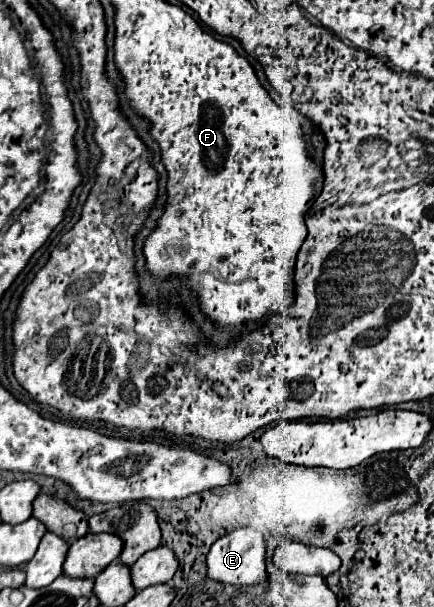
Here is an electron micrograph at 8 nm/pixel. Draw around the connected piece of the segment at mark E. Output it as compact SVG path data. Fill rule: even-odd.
M235 528L233 532L221 536L209 550L207 554L207 568L209 568L209 578L227 582L227 584L239 584L239 586L249 586L263 582L267 572L265 572L265 544L263 536L253 530L253 528Z

